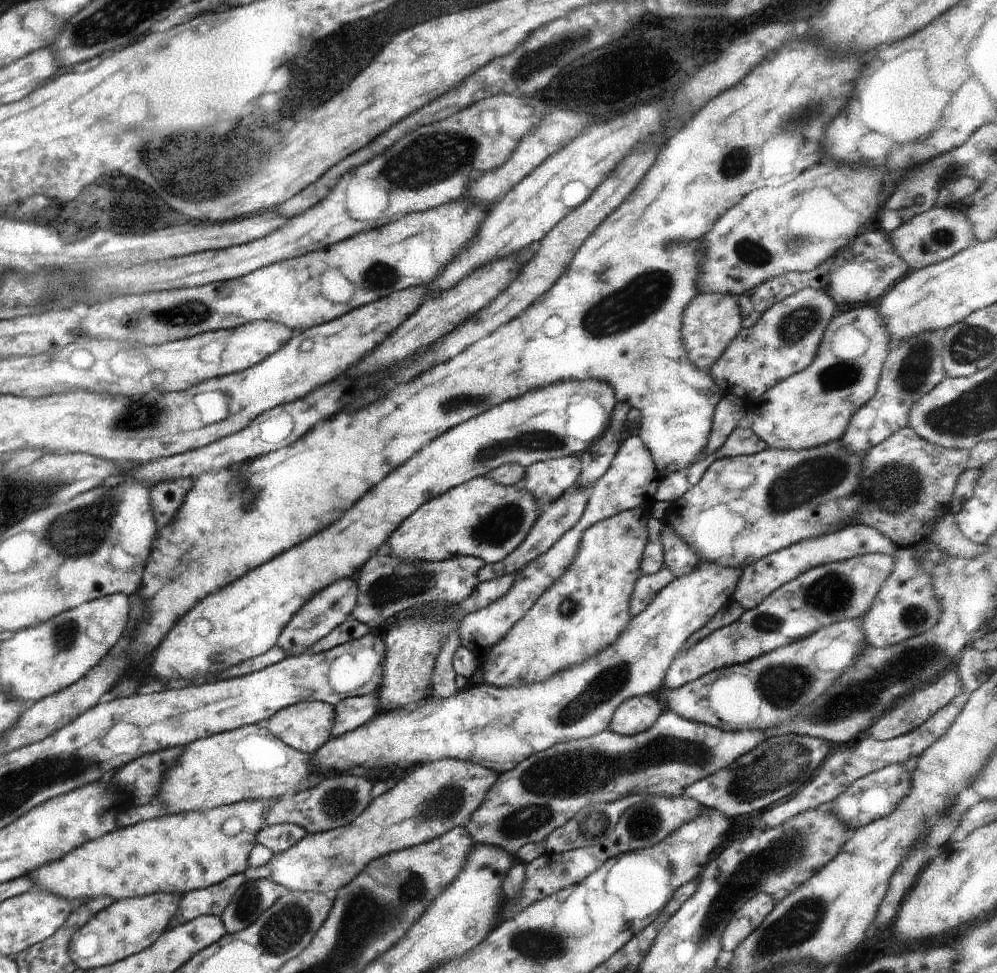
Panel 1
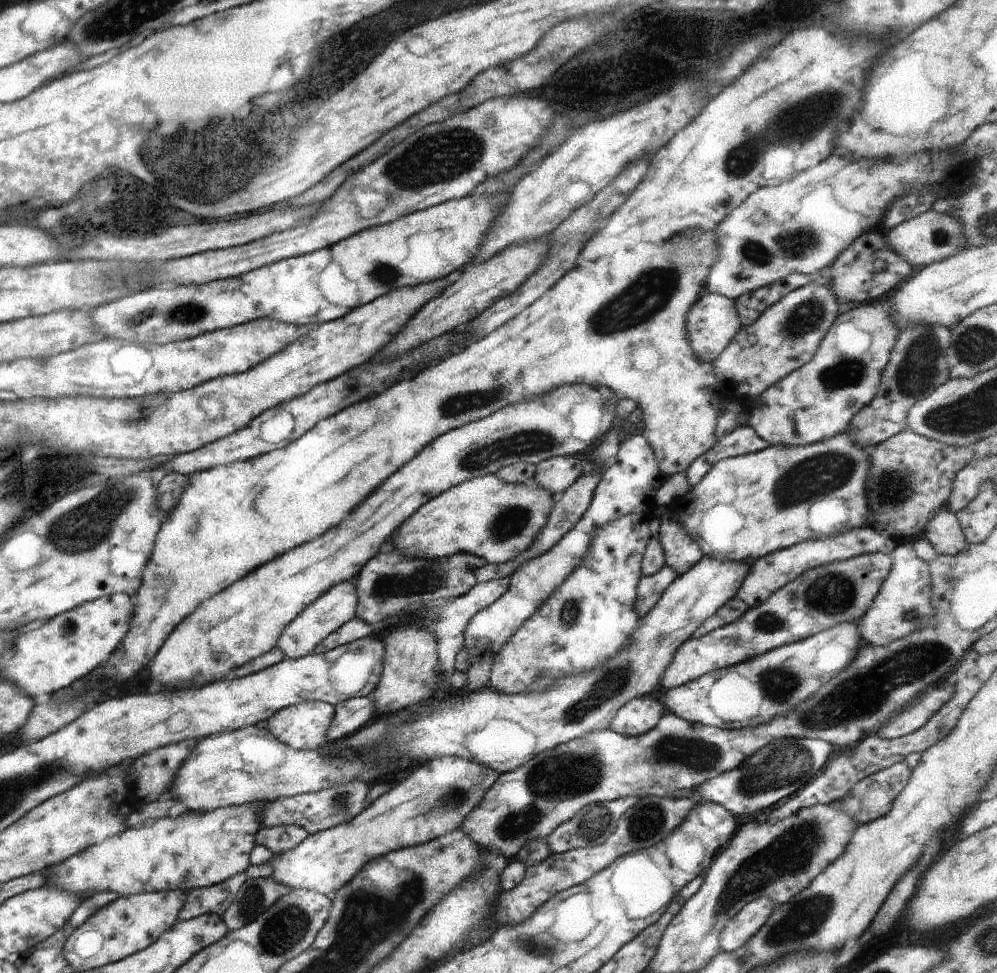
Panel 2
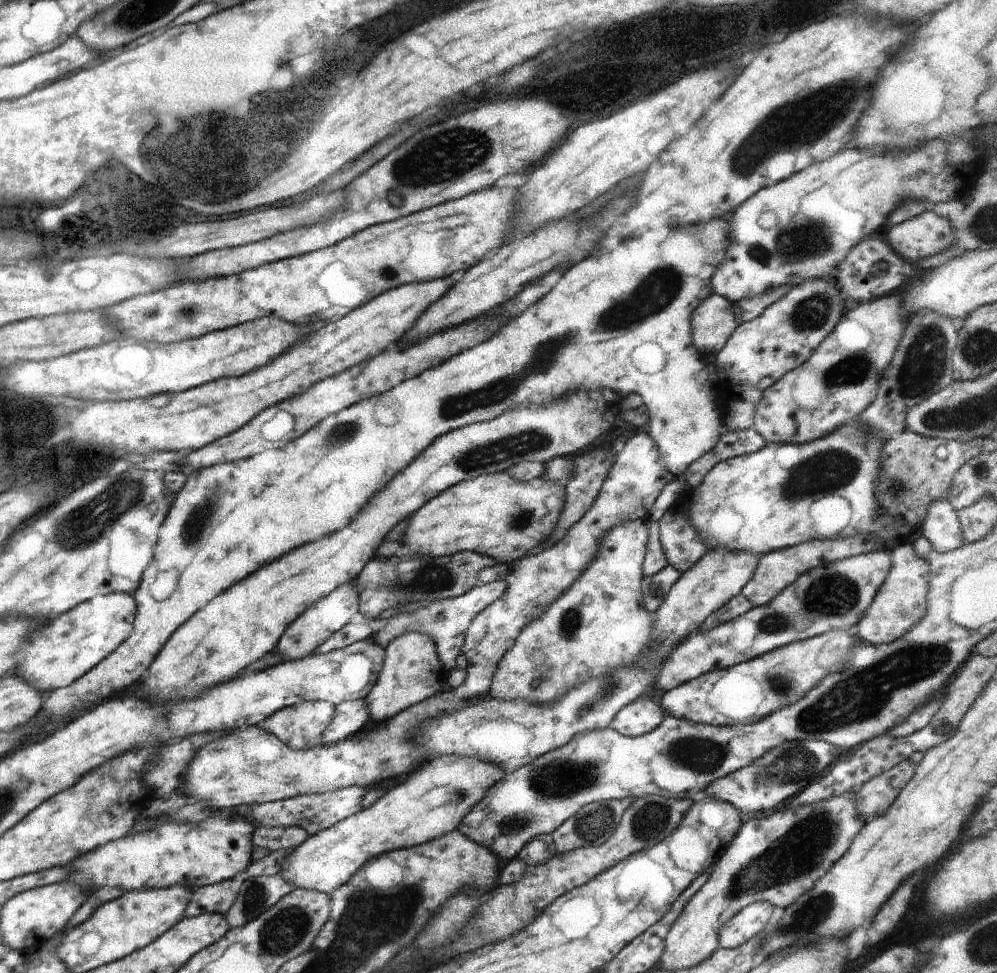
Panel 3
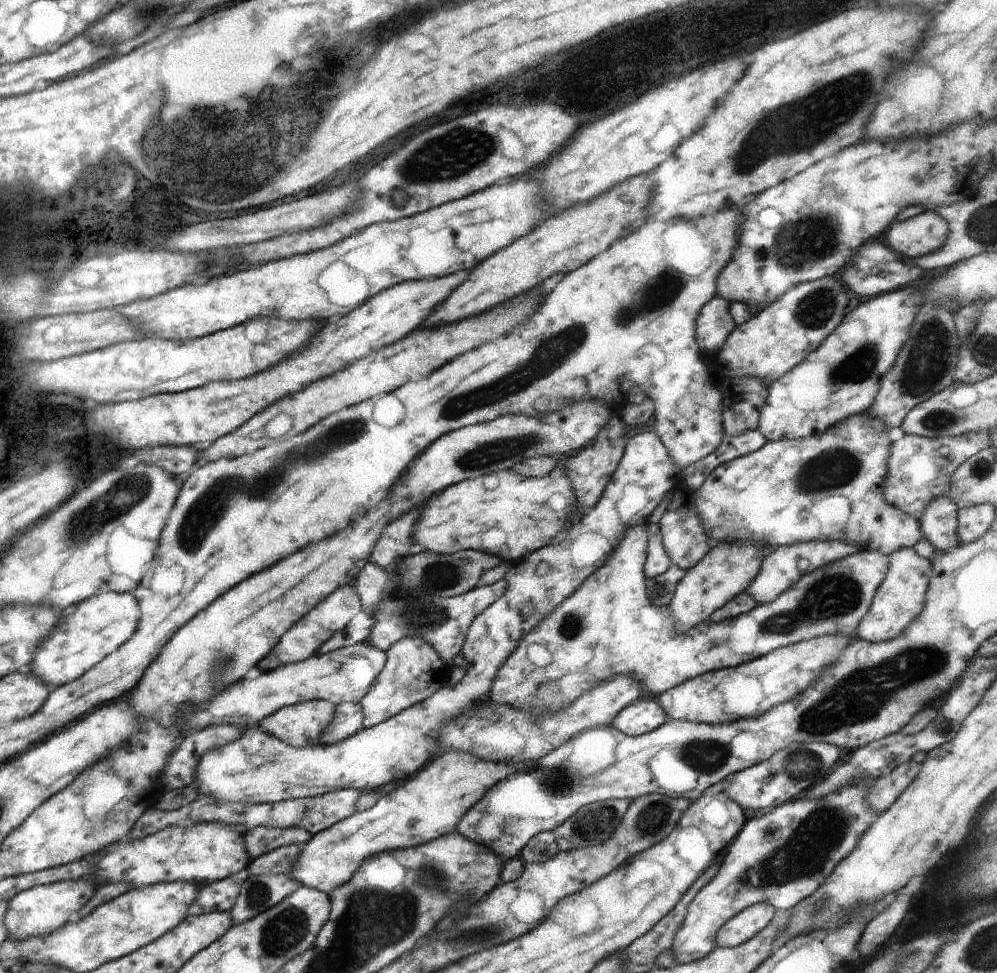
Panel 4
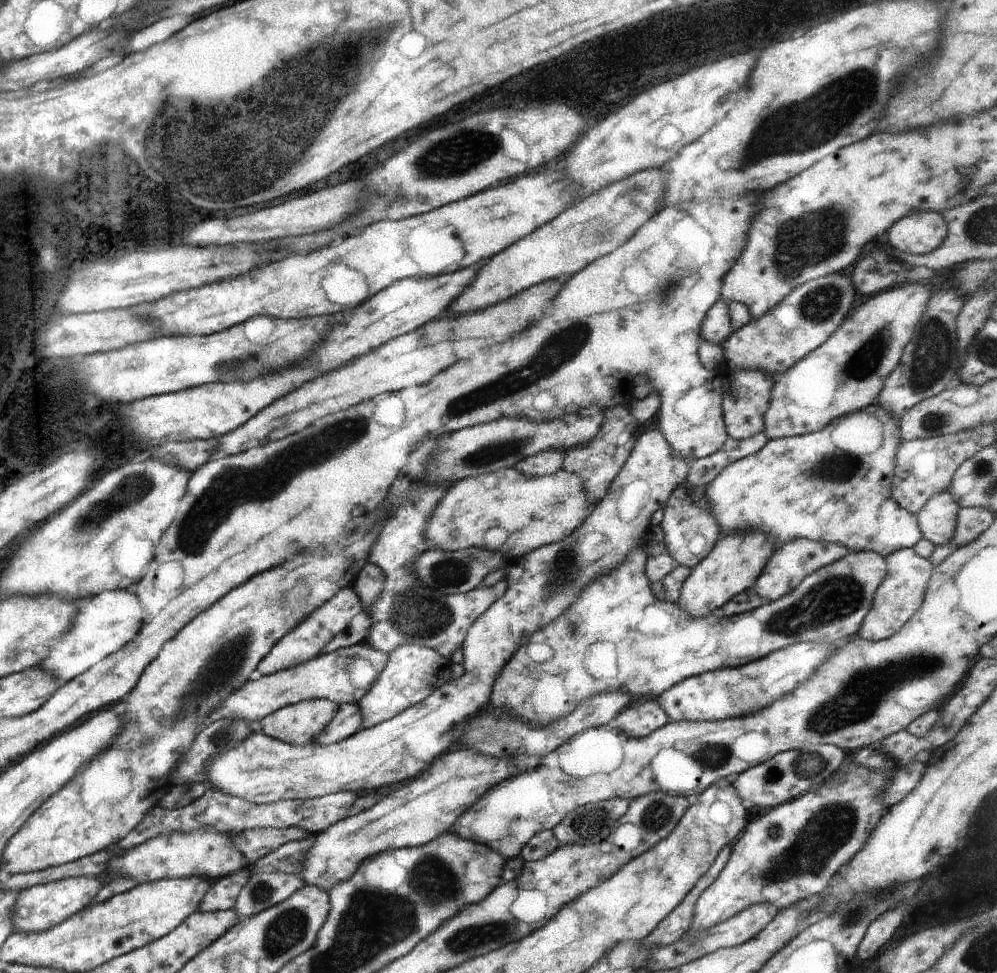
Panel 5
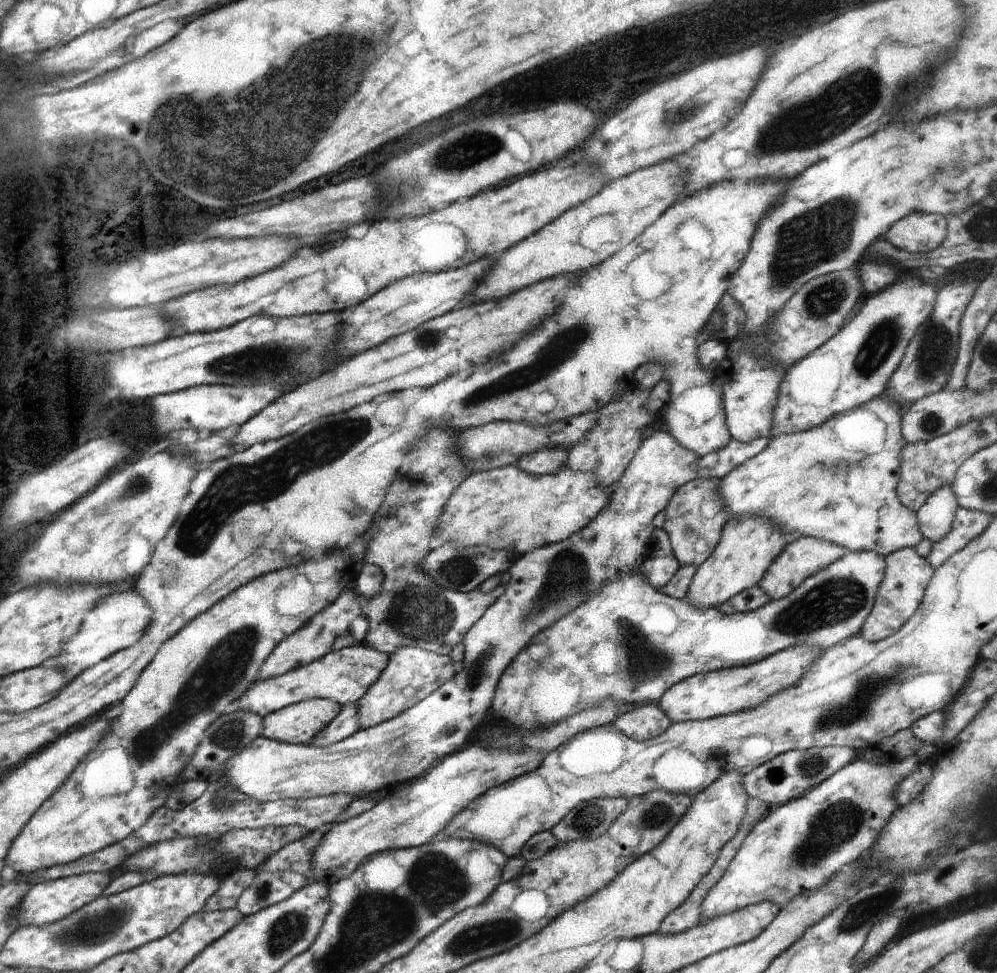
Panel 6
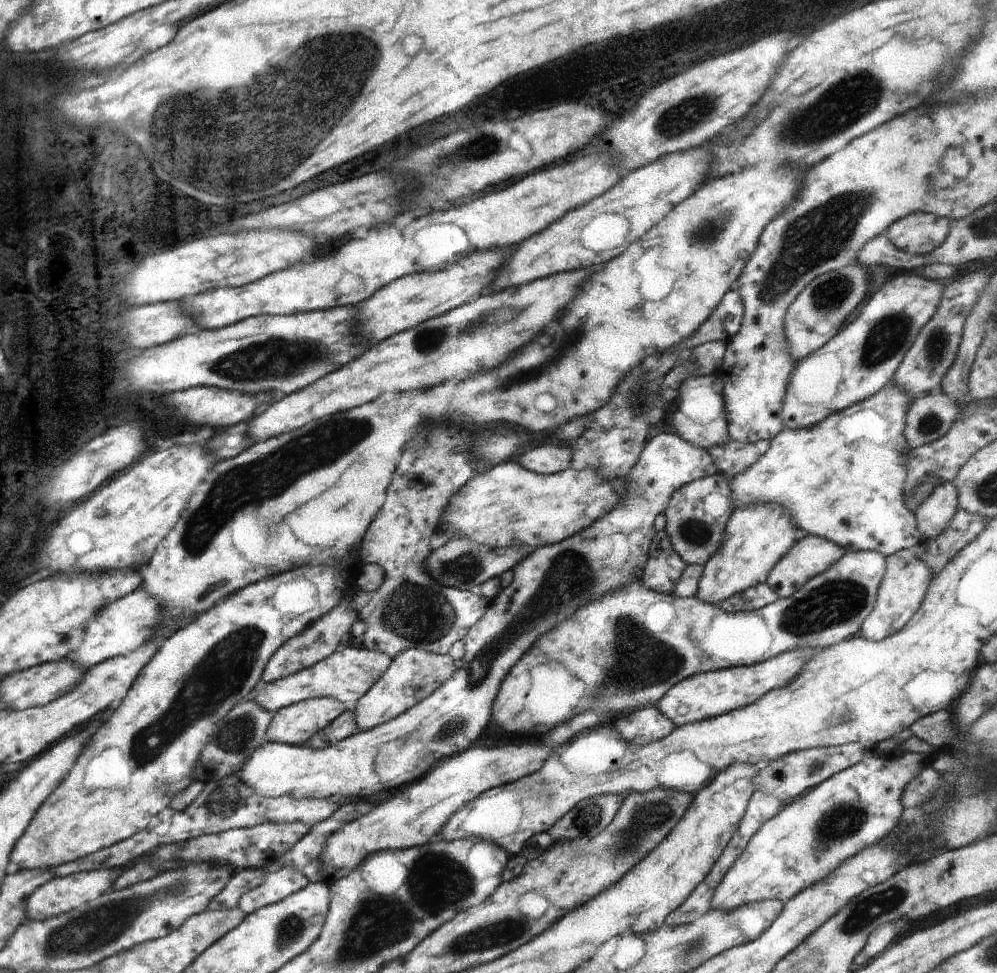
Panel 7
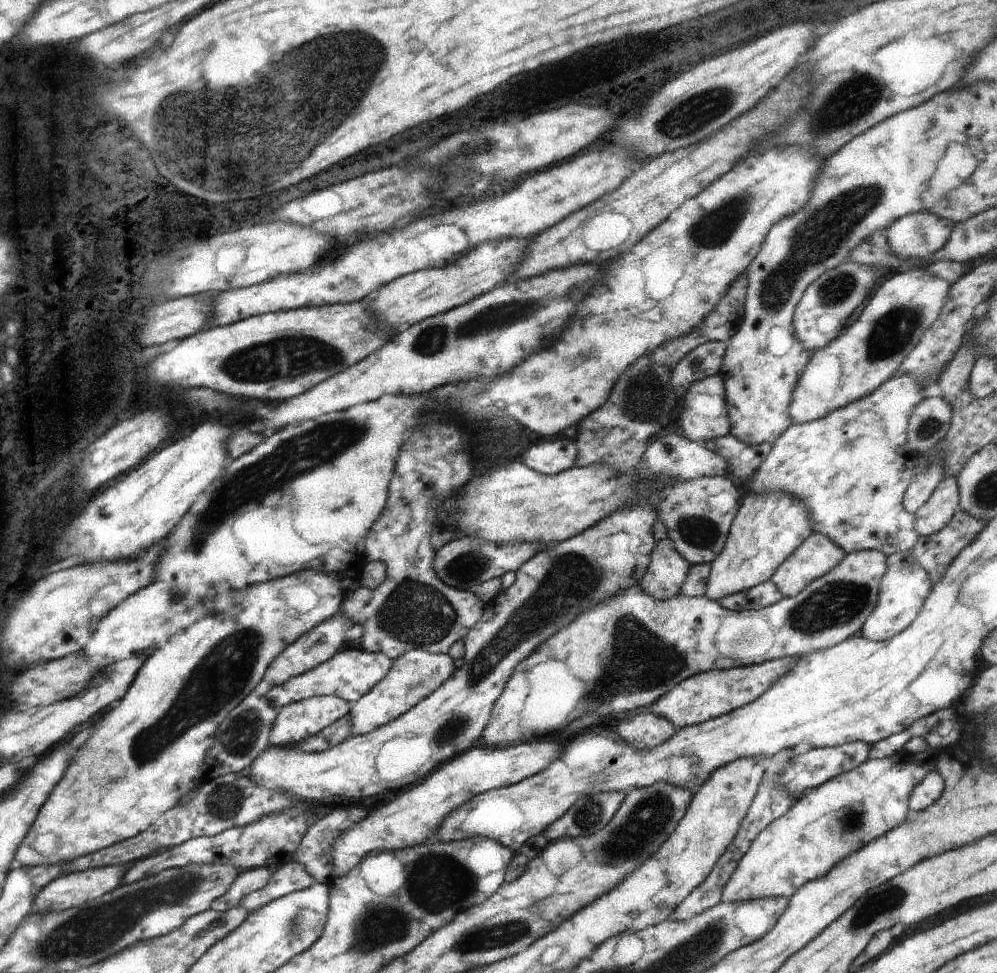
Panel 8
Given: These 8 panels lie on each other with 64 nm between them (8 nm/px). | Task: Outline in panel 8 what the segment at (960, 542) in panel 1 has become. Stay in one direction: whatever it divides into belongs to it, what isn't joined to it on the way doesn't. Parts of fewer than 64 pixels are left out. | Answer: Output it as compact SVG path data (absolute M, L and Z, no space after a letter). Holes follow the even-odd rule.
M945 476L930 498L913 513L914 530L921 539L936 534L952 520L959 508L957 476Z

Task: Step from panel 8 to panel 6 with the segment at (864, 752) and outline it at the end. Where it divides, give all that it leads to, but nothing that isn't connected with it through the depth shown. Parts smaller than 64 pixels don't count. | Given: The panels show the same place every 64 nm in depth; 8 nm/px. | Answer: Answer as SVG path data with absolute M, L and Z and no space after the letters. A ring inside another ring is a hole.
M838 745L794 749L771 758L754 770L746 771L743 783L749 798L758 797L774 808L806 794L848 763L860 760L857 752L854 747Z

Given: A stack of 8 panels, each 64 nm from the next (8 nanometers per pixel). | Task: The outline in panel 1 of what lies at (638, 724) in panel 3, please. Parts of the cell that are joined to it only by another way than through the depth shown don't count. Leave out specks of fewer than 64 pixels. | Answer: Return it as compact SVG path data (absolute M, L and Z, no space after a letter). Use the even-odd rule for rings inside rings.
M634 696L614 710L608 730L620 735L641 734L650 729L662 712L660 704L652 696Z

